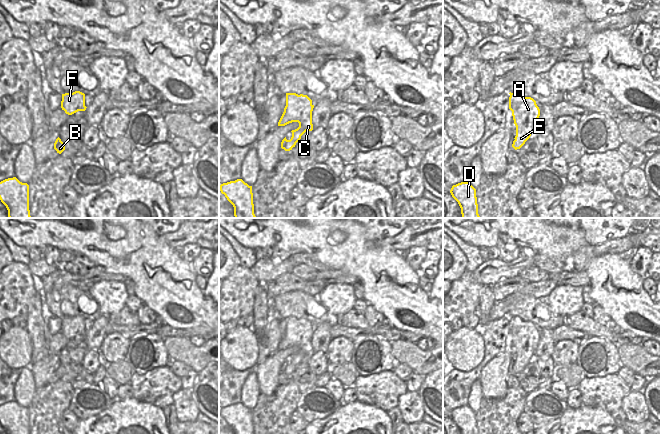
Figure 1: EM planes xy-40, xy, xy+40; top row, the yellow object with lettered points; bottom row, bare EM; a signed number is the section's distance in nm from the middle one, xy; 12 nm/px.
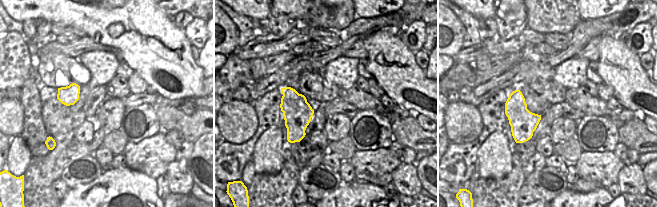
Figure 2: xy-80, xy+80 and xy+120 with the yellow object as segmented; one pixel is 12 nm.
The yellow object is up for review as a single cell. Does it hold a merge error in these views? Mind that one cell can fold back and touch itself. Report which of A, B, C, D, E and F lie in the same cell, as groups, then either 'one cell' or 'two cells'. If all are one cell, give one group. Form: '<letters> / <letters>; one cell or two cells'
A C E F / B D; two cells

